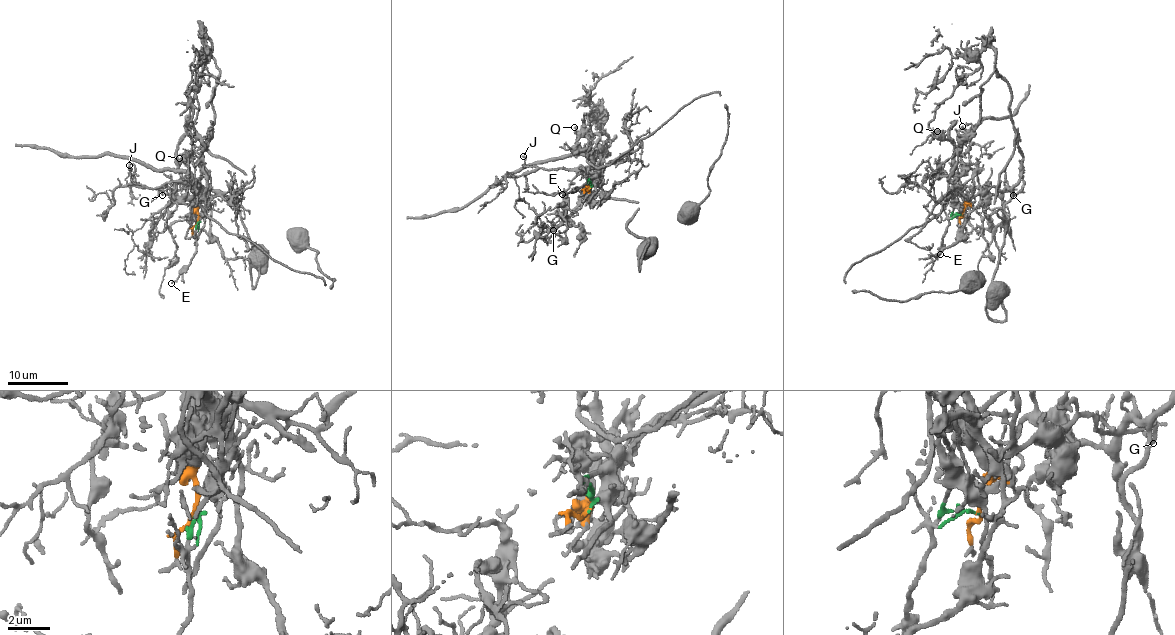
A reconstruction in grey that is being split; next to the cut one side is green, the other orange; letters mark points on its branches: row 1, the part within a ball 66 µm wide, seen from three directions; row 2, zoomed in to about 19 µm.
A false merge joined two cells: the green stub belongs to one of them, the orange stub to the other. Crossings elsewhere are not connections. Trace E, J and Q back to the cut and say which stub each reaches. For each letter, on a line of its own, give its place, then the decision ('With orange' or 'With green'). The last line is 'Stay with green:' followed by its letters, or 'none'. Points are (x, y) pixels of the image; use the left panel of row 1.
E: Place: (171, 283). With green
J: Place: (129, 165). With orange
Q: Place: (179, 158). With orange
Stay with green: E

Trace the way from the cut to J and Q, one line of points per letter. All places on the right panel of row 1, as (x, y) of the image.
J: (963, 215), (964, 196), (961, 194), (960, 177), (966, 134), (960, 129), (962, 126)
Q: (963, 215), (964, 196), (954, 170), (953, 145), (936, 136), (936, 131)

